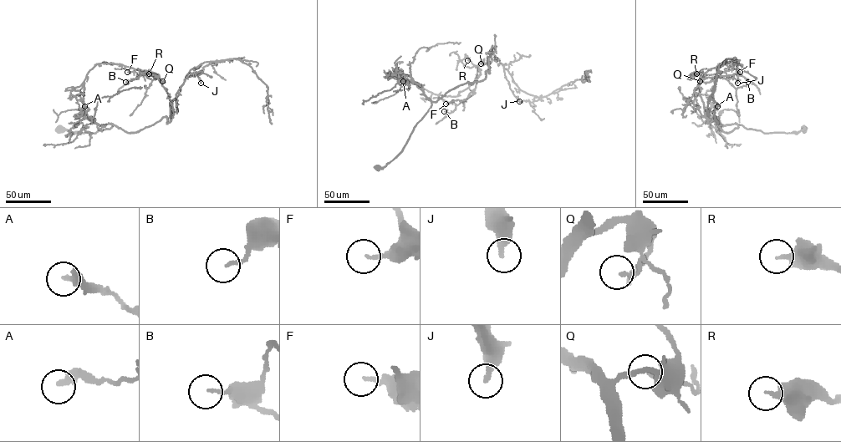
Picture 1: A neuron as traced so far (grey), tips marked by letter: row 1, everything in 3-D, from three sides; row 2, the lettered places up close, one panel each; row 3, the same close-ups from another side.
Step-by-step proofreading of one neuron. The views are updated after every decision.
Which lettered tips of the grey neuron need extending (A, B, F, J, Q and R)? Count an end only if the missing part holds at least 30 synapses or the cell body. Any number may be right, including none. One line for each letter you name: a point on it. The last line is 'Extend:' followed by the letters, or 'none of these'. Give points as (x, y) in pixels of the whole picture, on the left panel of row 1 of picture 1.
J: at (201, 83)
Extend: J

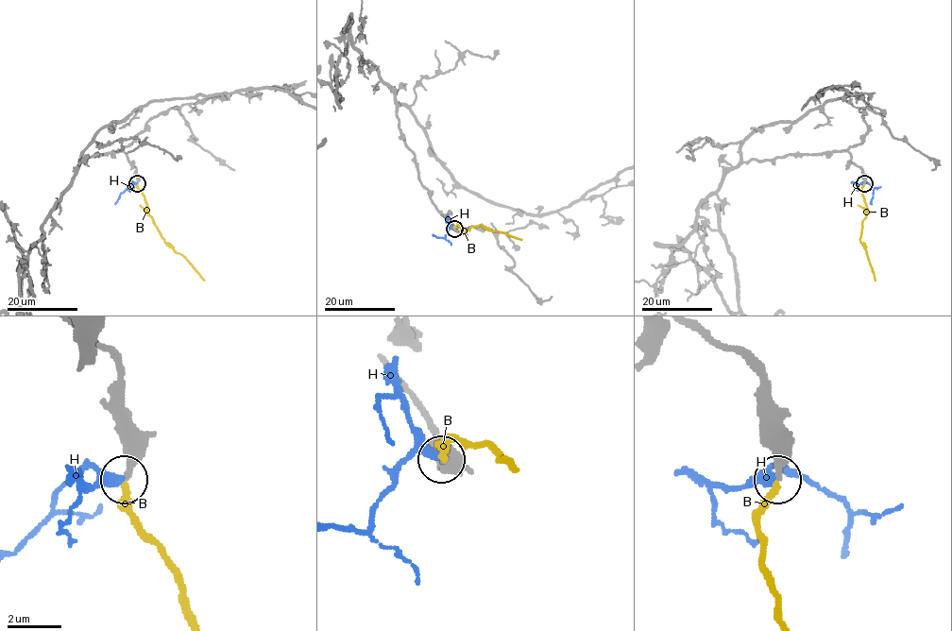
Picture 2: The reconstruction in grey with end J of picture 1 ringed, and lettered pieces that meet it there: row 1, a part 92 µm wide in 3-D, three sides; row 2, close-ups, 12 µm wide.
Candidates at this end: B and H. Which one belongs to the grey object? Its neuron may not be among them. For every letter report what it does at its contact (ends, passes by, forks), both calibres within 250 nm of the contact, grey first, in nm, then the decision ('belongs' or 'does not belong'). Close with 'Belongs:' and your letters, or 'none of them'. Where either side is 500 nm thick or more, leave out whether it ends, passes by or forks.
B: it ends | 320/220 nm | belongs
H: it passes by | 320/280 nm | does not belong
Belongs: B

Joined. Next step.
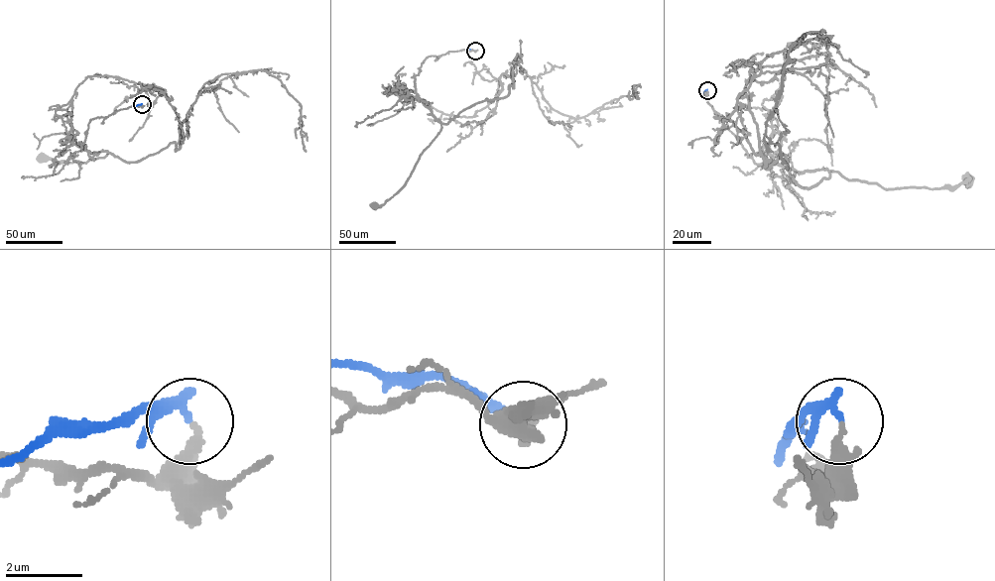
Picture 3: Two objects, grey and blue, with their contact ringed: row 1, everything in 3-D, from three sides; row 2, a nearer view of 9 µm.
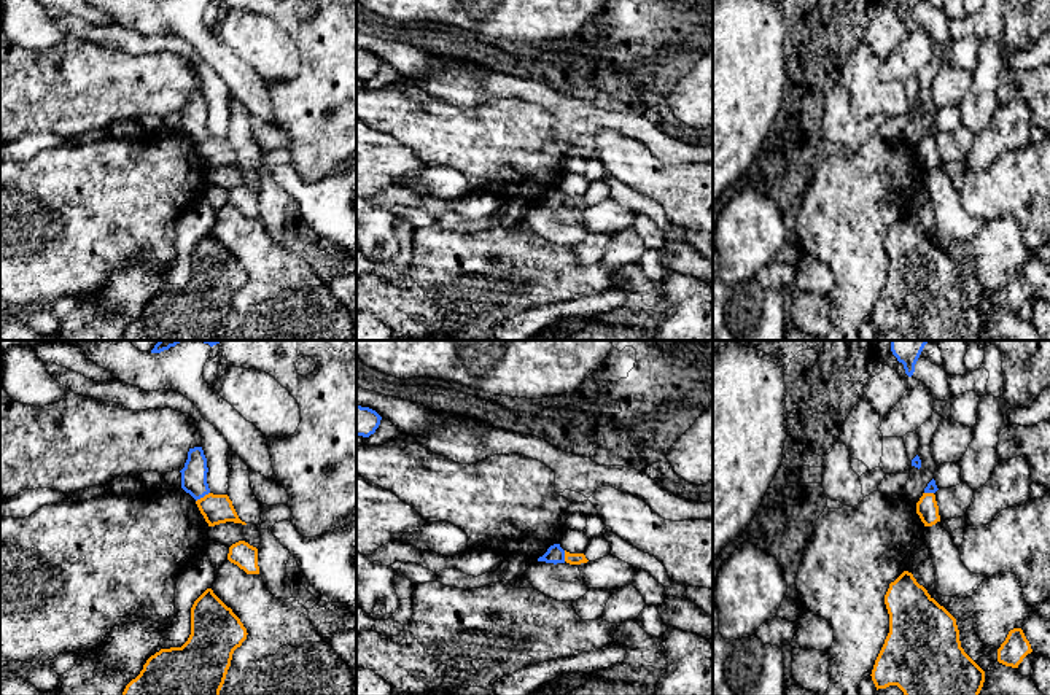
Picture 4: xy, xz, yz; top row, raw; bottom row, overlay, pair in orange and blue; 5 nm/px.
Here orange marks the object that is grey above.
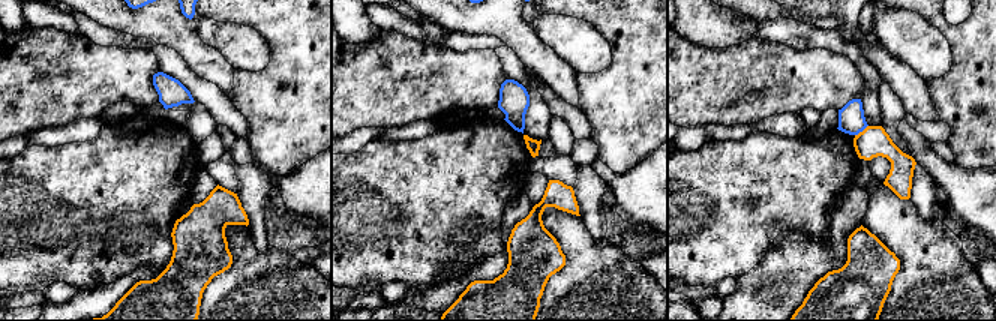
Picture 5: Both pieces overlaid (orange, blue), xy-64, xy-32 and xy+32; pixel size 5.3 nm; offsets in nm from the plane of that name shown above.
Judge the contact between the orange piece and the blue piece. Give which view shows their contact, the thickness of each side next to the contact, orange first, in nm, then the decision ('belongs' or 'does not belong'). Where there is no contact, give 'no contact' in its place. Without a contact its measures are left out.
contact in xy; calibres 150 and 130 nm; does not belong

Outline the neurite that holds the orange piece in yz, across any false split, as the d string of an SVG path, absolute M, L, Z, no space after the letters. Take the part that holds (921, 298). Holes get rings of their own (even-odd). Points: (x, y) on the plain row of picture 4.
M904 215L889 227L885 248L889 277L870 318L877 334L897 329L905 340L978 340L985 315L961 291L956 262L912 216Z

